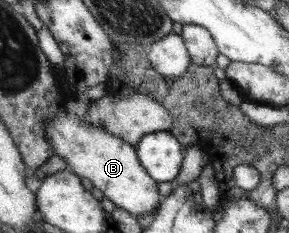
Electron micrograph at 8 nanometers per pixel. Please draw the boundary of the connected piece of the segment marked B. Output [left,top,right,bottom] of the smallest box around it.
[47,109,157,216]

